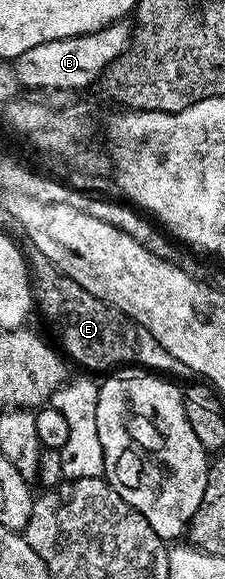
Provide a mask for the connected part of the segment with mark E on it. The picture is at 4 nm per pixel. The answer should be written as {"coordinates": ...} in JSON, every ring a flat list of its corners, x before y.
{"coordinates":[[38,253,32,256,31,275,35,280,35,299,39,304,39,311,57,326,63,351,65,346,64,354,70,360,73,358,79,366,86,367,89,371,109,371,124,363,134,363,137,366,134,368,164,373,169,377,185,377,190,374,187,365,171,357,171,353,167,353,167,349,163,349,163,345,159,345,159,341,151,337,146,327,136,323,127,313,115,309,98,295,83,289,79,281,73,281,71,277,64,275,47,257]]}

